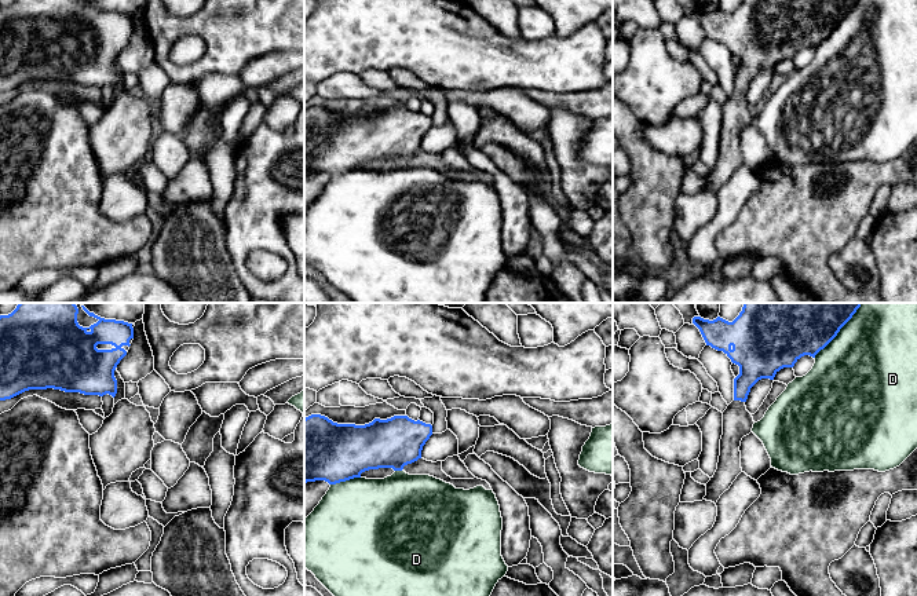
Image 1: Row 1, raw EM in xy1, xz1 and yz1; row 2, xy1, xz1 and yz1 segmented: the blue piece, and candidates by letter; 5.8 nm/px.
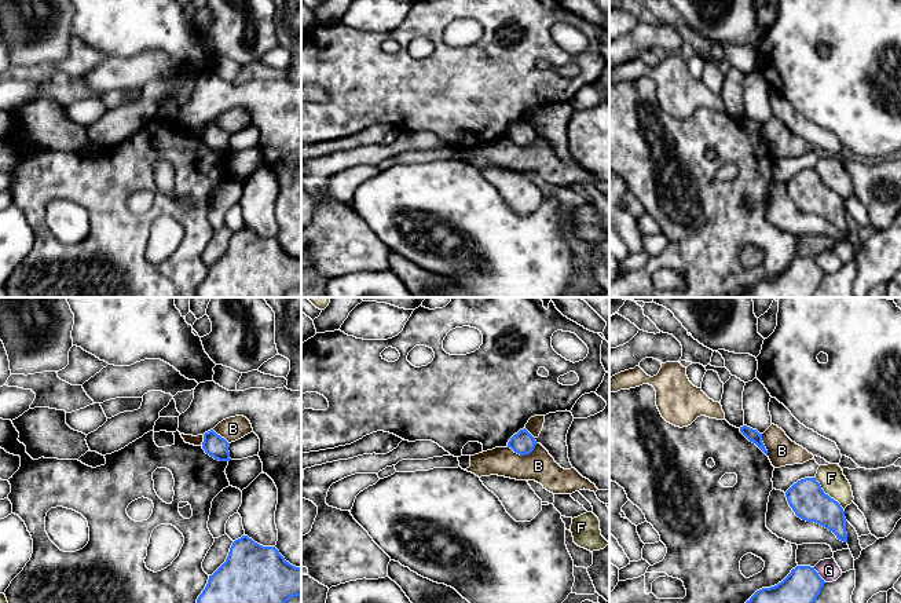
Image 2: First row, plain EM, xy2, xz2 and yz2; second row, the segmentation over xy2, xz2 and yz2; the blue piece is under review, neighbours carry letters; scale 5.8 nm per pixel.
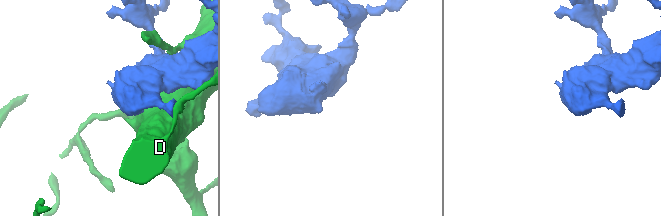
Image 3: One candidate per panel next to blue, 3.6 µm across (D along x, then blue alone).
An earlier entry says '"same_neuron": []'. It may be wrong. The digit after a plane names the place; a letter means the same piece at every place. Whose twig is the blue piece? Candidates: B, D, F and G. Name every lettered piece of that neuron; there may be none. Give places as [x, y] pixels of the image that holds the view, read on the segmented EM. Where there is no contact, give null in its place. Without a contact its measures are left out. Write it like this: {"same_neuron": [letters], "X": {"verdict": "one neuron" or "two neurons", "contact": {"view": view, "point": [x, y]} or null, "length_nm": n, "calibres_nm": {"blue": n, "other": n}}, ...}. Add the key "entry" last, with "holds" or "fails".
{"same_neuron": [], "B": {"verdict": "two neurons", "contact": {"view": "xz2", "point": [522, 455]}, "length_nm": 180, "calibres_nm": {"blue": 140, "other": 180}}, "D": {"verdict": "two neurons", "contact": {"view": "yz1", "point": [839, 331]}, "length_nm": 440, "calibres_nm": {"blue": 500, "other": 500}}, "F": {"verdict": "two neurons", "contact": {"view": "yz2", "point": [827, 494]}, "length_nm": 260, "calibres_nm": {"blue": 220, "other": 150}}, "G": {"verdict": "two neurons", "contact": {"view": "yz2", "point": [817, 574]}, "length_nm": 120, "calibres_nm": {"blue": 200, "other": 120}}, "entry": "holds"}

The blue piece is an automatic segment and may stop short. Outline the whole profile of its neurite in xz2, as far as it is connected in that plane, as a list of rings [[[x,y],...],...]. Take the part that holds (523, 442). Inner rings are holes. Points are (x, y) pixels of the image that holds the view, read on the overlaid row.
[[[525,428],[514,434],[508,442],[508,447],[520,456],[530,454],[535,445],[535,438]]]

